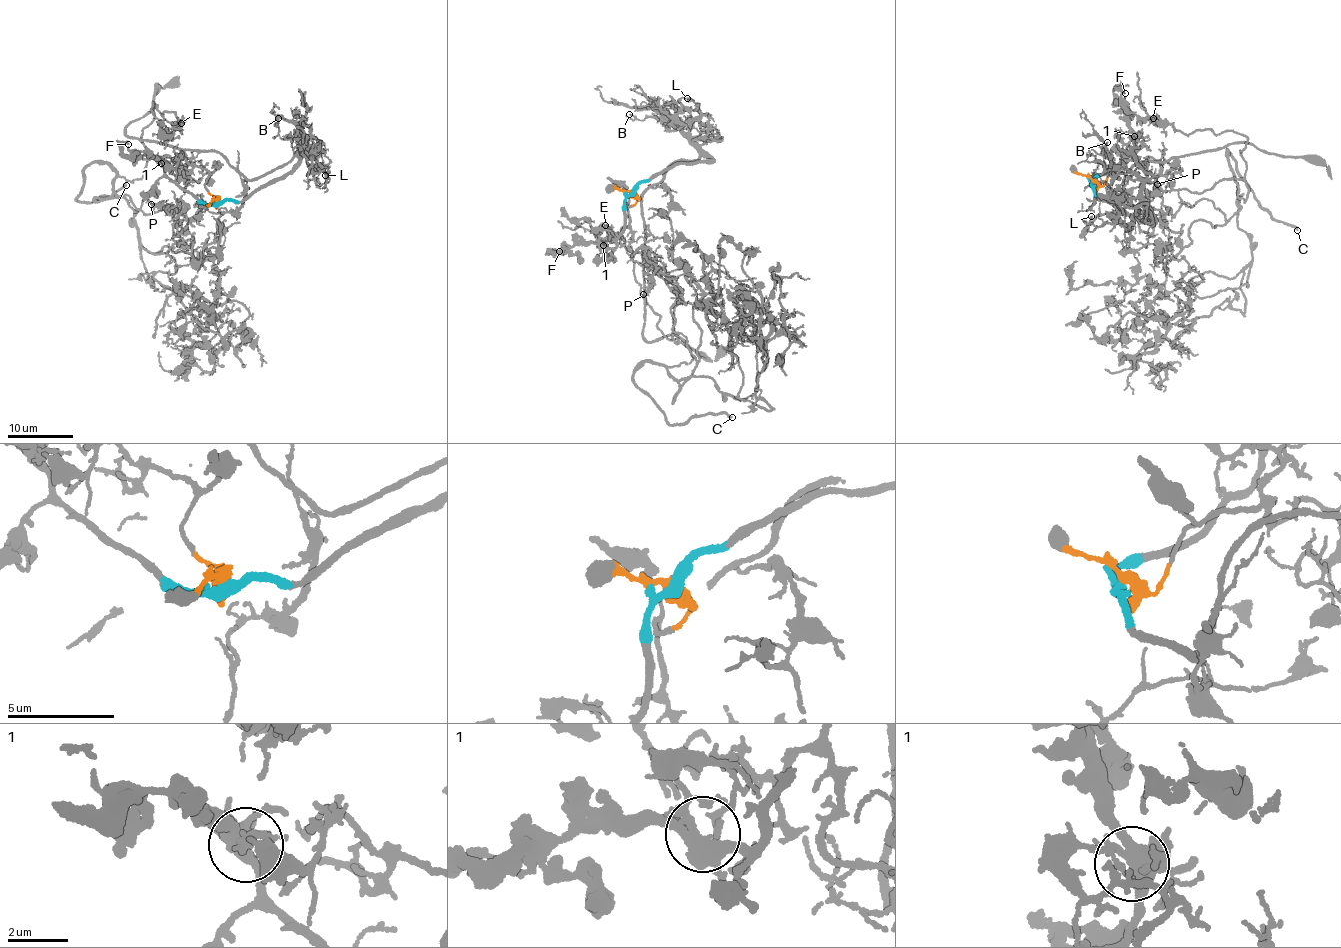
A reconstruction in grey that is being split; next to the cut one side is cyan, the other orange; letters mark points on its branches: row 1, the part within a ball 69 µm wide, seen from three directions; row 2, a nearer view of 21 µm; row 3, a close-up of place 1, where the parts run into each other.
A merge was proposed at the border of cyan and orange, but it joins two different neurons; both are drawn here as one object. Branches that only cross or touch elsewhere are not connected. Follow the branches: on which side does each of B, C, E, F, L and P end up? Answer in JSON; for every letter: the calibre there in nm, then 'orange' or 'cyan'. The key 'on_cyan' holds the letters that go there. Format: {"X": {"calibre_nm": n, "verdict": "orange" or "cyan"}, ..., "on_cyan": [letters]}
{"B": {"calibre_nm": 60, "verdict": "cyan"}, "C": {"calibre_nm": 280, "verdict": "orange"}, "E": {"calibre_nm": 180, "verdict": "orange"}, "F": {"calibre_nm": 180, "verdict": "cyan"}, "L": {"calibre_nm": 130, "verdict": "cyan"}, "P": {"calibre_nm": 320, "verdict": "orange"}, "on_cyan": ["B", "F", "L"]}

